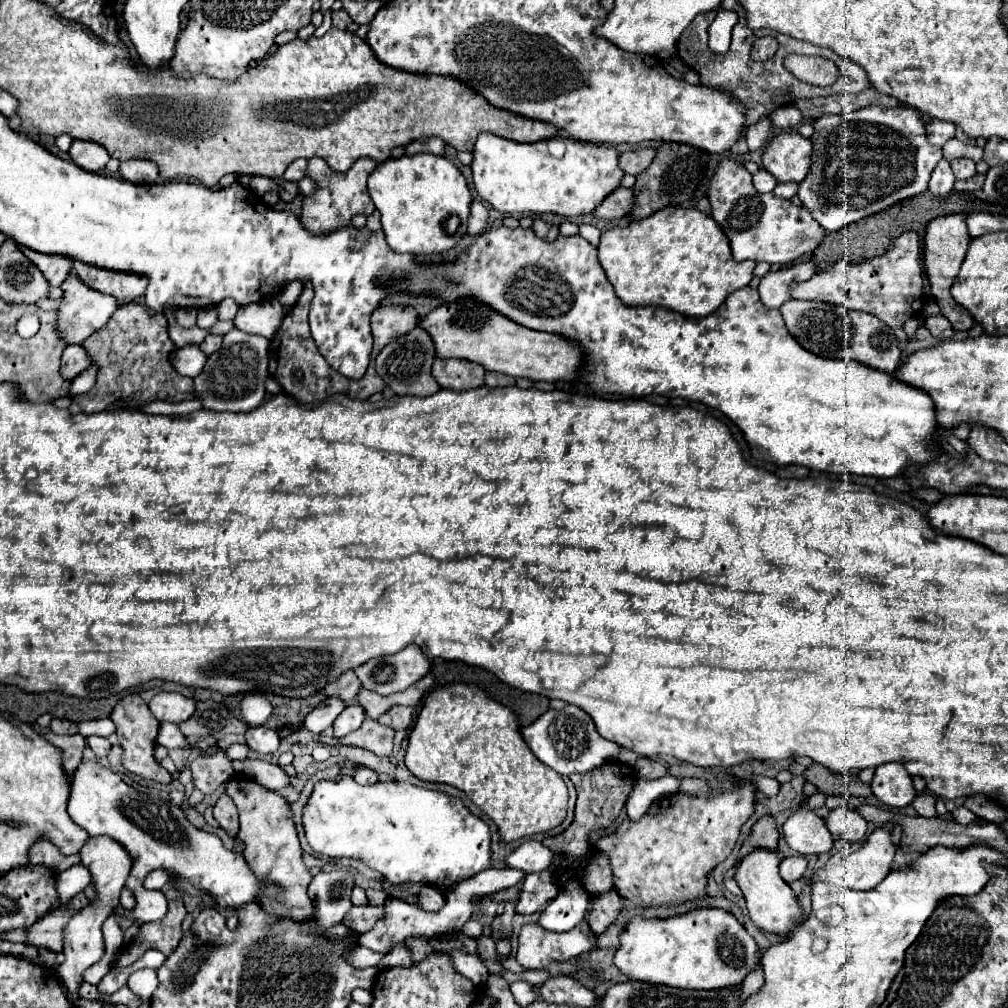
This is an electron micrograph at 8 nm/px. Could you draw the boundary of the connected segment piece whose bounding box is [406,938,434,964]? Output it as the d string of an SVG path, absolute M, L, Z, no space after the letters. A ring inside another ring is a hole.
M406 938L406 944L408 944L408 948L412 950L412 960L414 960L414 964L420 962L420 960L424 960L430 952L434 952L434 950L428 946L426 938Z

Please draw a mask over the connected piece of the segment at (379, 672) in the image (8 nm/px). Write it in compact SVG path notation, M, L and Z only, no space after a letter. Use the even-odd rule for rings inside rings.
M410 644L392 656L372 658L358 666L354 672L366 690L378 694L394 694L422 680L430 672L430 660L424 656L422 648Z

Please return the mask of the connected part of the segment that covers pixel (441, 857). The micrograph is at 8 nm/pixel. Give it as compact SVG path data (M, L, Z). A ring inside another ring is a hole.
M342 776L338 782L322 780L316 784L302 816L306 840L316 854L332 858L354 858L378 870L390 884L432 884L450 890L454 884L492 868L490 828L472 814L460 800L408 782L376 782L372 786L358 784L352 776Z

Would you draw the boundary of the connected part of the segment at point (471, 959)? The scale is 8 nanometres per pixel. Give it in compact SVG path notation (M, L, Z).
M450 952L450 956L454 968L458 968L458 972L470 978L476 986L482 986L488 980L488 968L480 956L472 956L464 952Z

